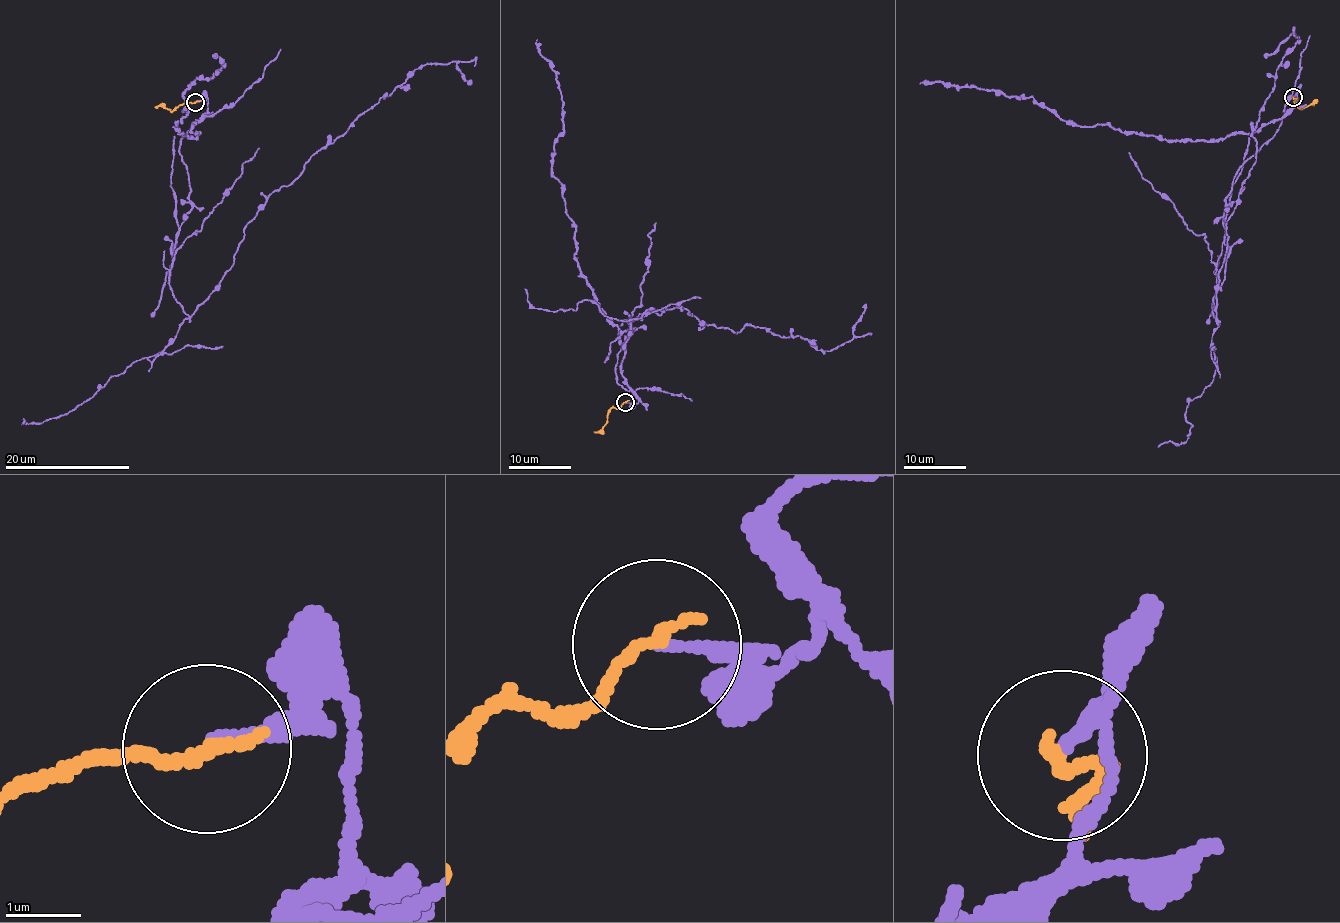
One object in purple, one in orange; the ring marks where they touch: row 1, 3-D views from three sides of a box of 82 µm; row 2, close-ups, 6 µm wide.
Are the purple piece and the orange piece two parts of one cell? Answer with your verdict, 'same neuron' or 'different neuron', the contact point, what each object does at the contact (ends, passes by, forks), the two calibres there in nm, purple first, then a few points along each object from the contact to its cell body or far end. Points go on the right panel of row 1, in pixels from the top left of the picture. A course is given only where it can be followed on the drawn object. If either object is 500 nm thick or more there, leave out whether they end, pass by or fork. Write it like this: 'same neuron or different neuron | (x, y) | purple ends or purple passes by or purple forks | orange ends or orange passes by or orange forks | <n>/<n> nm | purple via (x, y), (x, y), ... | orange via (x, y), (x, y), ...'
different neuron | (1293, 97) | purple ends | orange ends | 140/190 nm | purple via (1293, 96), (1226, 199), (1216, 319), (1226, 224), (1256, 159), (1251, 134), (1299, 37), (1264, 57) | orange via (1293, 97), (1299, 107), (1313, 104)

